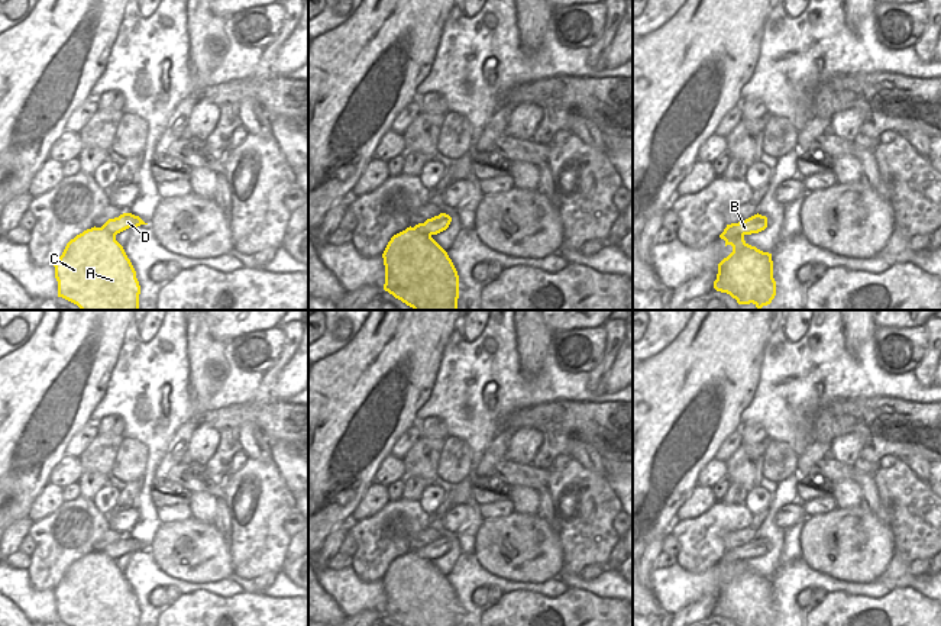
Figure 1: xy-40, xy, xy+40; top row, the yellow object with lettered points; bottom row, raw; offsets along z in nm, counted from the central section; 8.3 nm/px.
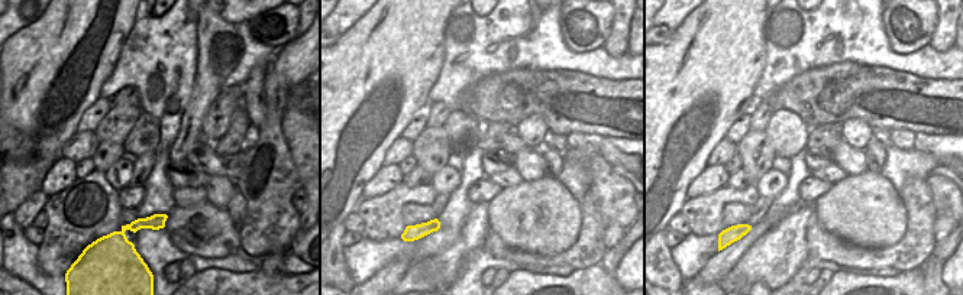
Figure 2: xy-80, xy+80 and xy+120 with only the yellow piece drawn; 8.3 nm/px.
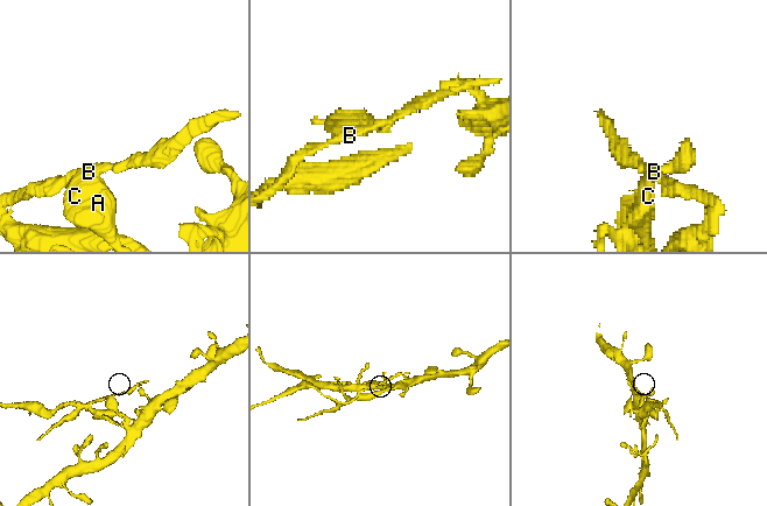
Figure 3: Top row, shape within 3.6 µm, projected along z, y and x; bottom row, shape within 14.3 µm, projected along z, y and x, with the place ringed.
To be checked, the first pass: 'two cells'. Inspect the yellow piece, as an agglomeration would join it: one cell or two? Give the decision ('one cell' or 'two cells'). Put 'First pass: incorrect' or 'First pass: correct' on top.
First pass: correct
two cells

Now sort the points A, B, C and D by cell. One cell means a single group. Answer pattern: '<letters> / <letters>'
A C / B D

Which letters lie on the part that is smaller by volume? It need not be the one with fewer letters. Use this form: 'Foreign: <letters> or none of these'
Foreign: B, D.

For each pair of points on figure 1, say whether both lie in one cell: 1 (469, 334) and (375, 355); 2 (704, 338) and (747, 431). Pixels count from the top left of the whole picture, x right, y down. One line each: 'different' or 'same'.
1: different
2: different

